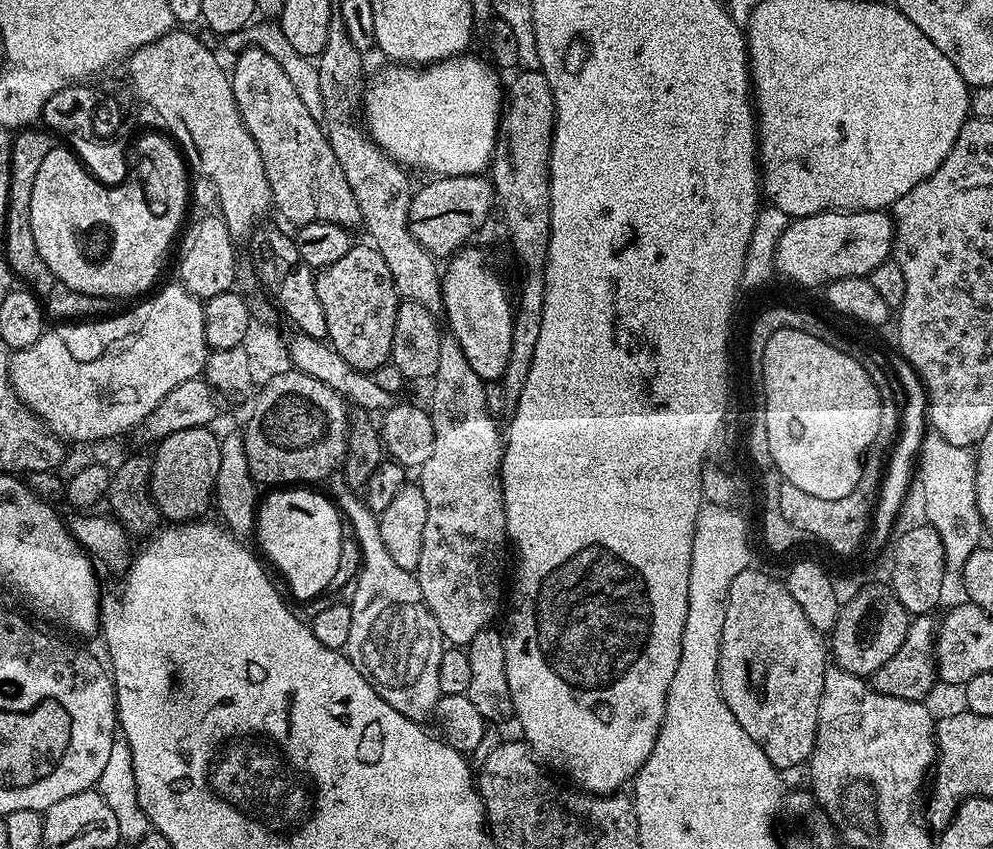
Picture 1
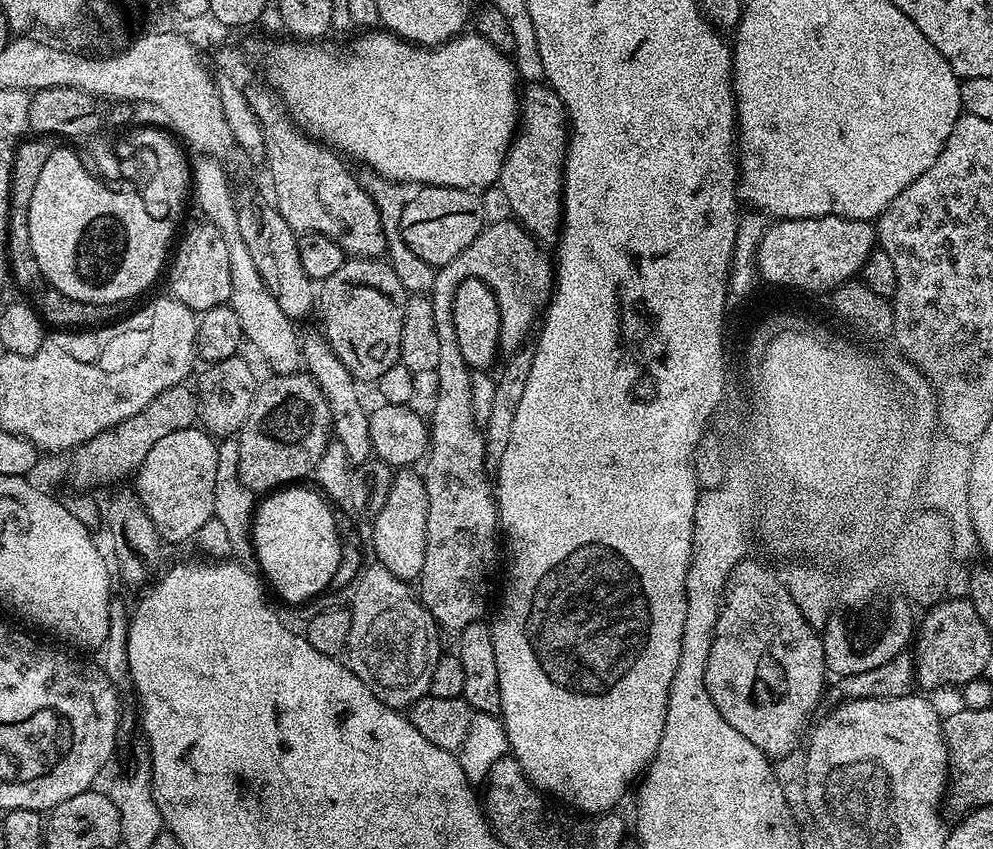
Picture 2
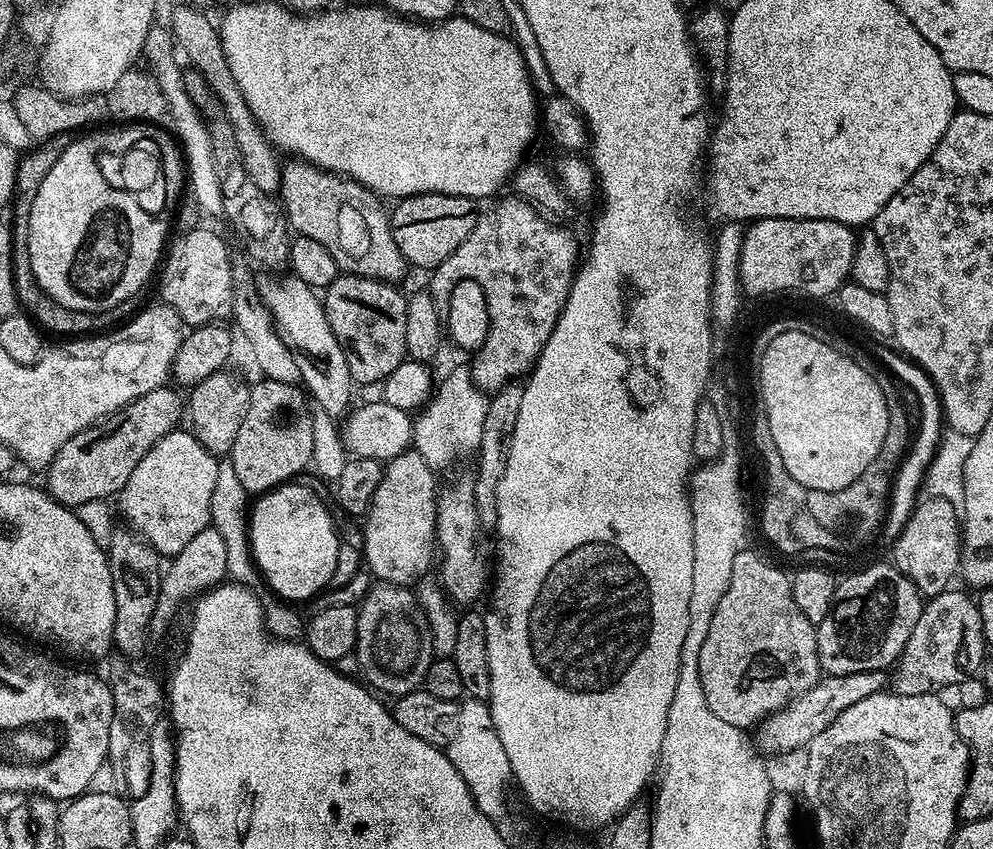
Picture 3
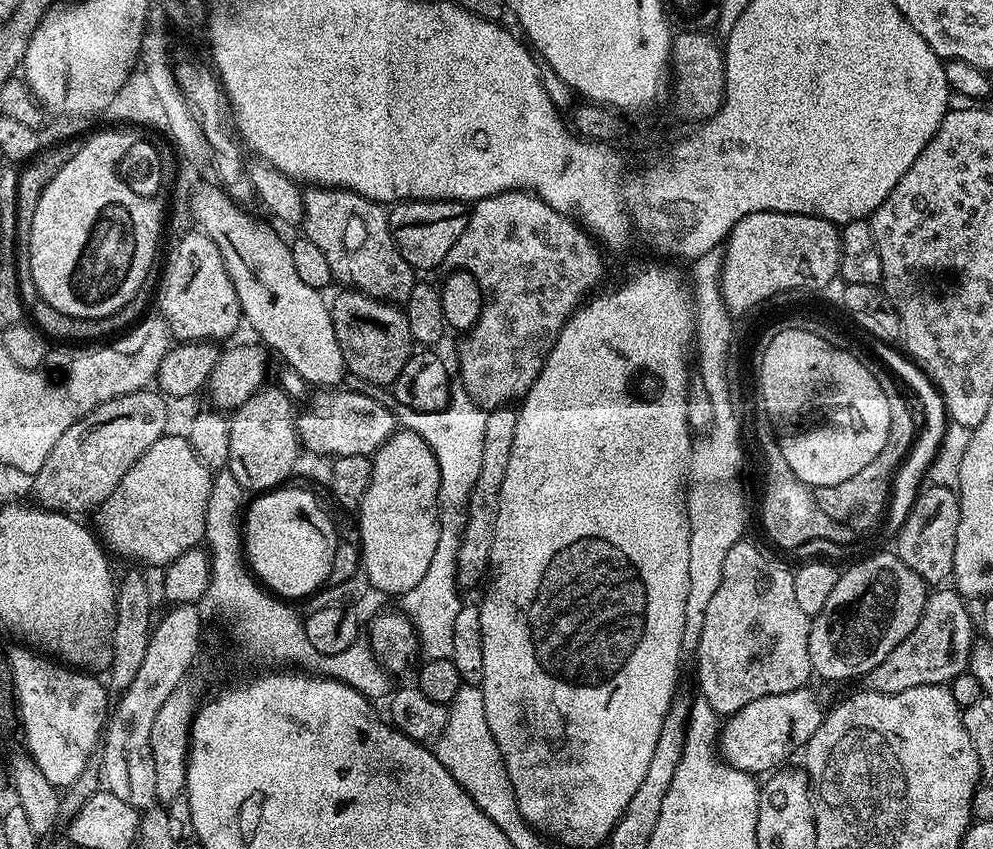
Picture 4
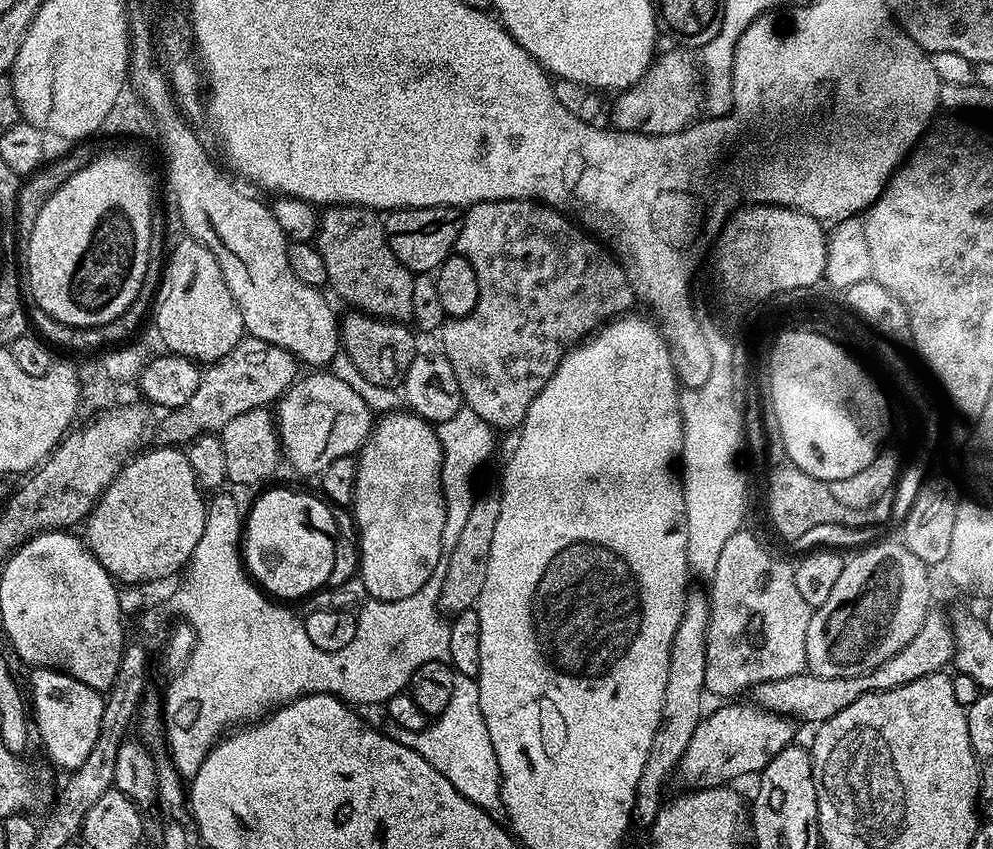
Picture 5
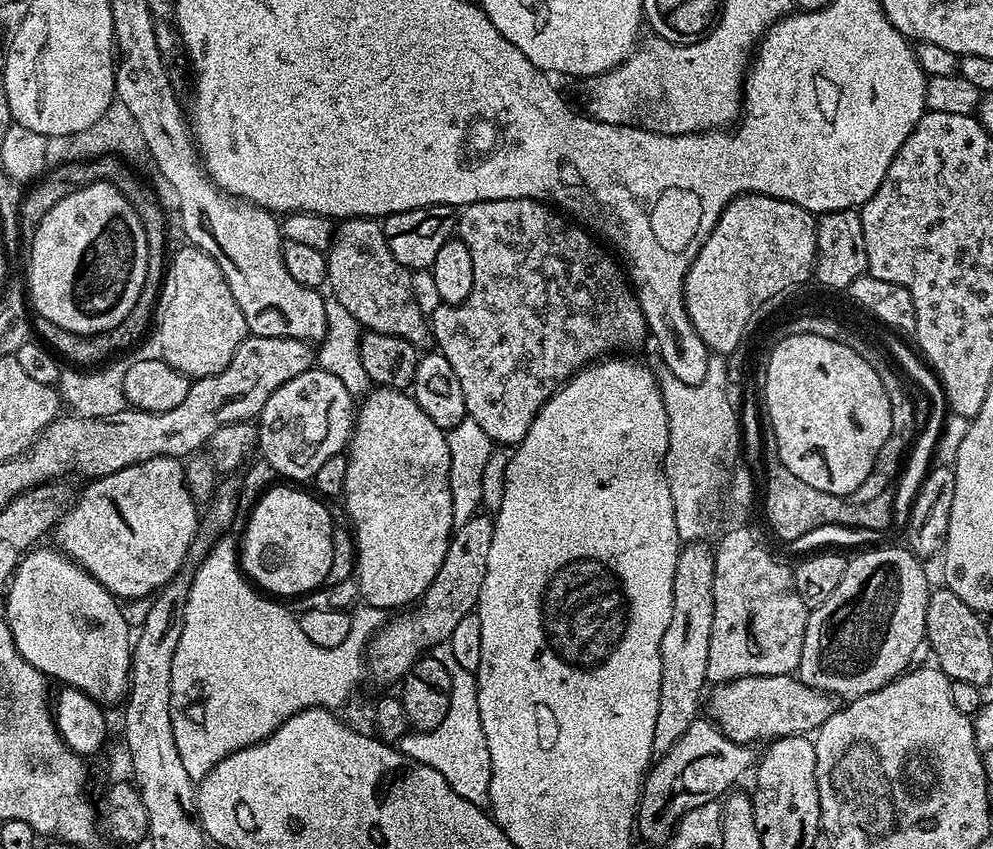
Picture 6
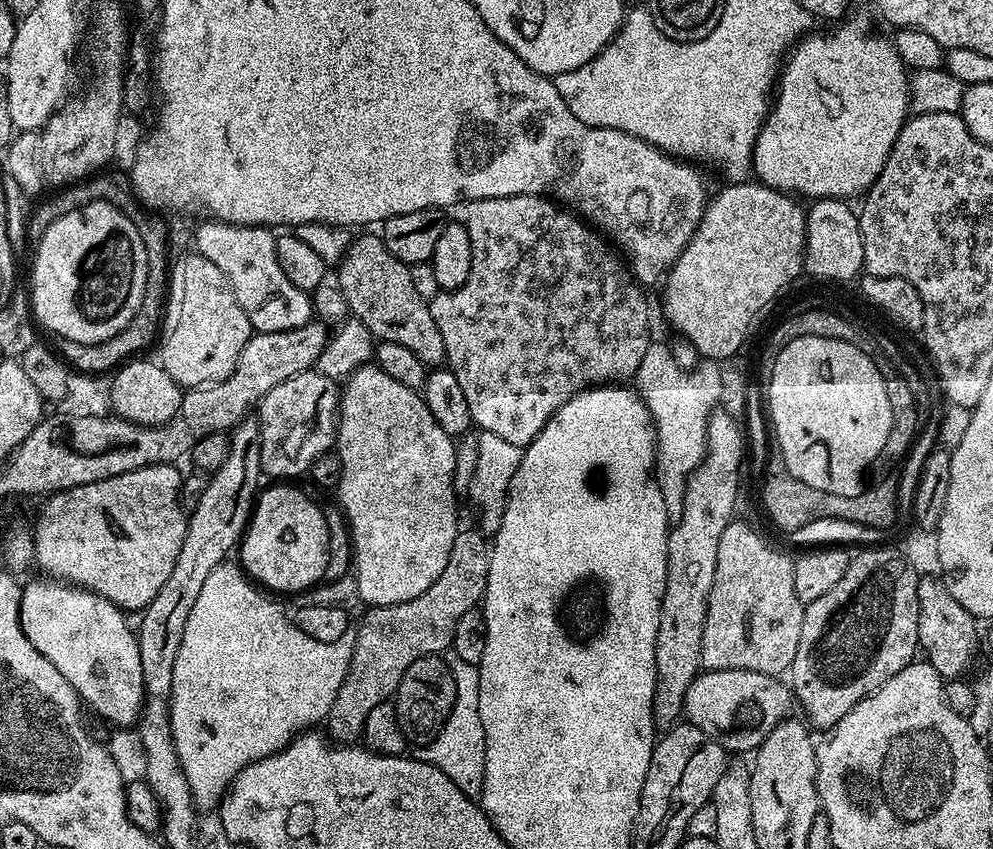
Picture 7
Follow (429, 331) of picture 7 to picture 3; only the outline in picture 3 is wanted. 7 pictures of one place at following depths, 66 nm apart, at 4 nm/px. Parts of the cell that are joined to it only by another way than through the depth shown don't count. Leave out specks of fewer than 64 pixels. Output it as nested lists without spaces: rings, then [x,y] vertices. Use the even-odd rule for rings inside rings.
[[[292,158],[287,161],[280,170],[280,191],[278,193],[279,199],[282,201],[282,211],[286,217],[287,223],[290,225],[293,233],[305,236],[306,238],[314,238],[314,242],[322,242],[322,246],[326,246],[326,250],[330,250],[330,255],[334,257],[334,262],[338,262],[341,273],[351,274],[353,276],[369,276],[371,280],[378,280],[385,284],[395,285],[396,280],[403,278],[407,272],[410,272],[410,265],[404,259],[402,250],[398,250],[398,242],[394,242],[394,234],[392,233],[392,222],[389,213],[384,212],[381,197],[377,196],[366,186],[362,186],[357,180],[352,180],[349,176],[339,176],[336,172],[327,172],[324,168],[319,168],[306,160],[299,158]]]

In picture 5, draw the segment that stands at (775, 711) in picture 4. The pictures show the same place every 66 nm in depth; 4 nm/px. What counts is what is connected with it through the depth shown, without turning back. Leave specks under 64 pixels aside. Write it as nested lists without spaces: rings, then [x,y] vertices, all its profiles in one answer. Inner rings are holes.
[[[728,702],[725,708],[716,708],[701,719],[694,738],[680,758],[678,776],[689,789],[715,788],[736,782],[739,776],[752,776],[763,772],[783,748],[793,743],[793,721],[787,716],[769,714],[755,707],[743,708],[740,702]]]

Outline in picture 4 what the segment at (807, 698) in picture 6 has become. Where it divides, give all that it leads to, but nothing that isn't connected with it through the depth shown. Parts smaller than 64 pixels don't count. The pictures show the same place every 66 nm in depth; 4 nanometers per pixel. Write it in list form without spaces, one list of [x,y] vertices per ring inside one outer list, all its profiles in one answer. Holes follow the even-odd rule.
[[[944,586],[933,591],[922,610],[922,618],[918,618],[918,626],[874,670],[870,670],[862,678],[862,684],[869,692],[878,694],[902,694],[902,690],[914,686],[930,686],[931,684],[951,685],[958,674],[968,671],[970,654],[974,647],[974,616],[968,613],[965,597],[955,587]]]

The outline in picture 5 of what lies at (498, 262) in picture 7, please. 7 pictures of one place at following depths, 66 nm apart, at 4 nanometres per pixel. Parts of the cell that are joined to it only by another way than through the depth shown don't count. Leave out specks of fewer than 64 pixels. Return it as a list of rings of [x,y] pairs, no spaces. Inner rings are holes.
[[[489,200],[486,203],[471,205],[461,219],[460,232],[456,240],[455,249],[459,255],[467,258],[474,266],[475,277],[478,280],[478,300],[470,314],[449,317],[441,325],[442,345],[440,345],[440,348],[454,369],[460,393],[464,396],[464,404],[478,414],[494,430],[512,427],[512,429],[515,429],[523,423],[525,415],[528,413],[530,402],[541,392],[542,386],[552,376],[558,362],[564,356],[565,350],[594,332],[600,324],[627,313],[631,309],[629,308],[630,304],[635,301],[635,293],[628,286],[624,268],[599,241],[588,235],[563,213],[557,212],[555,208],[542,205],[537,201]]]

